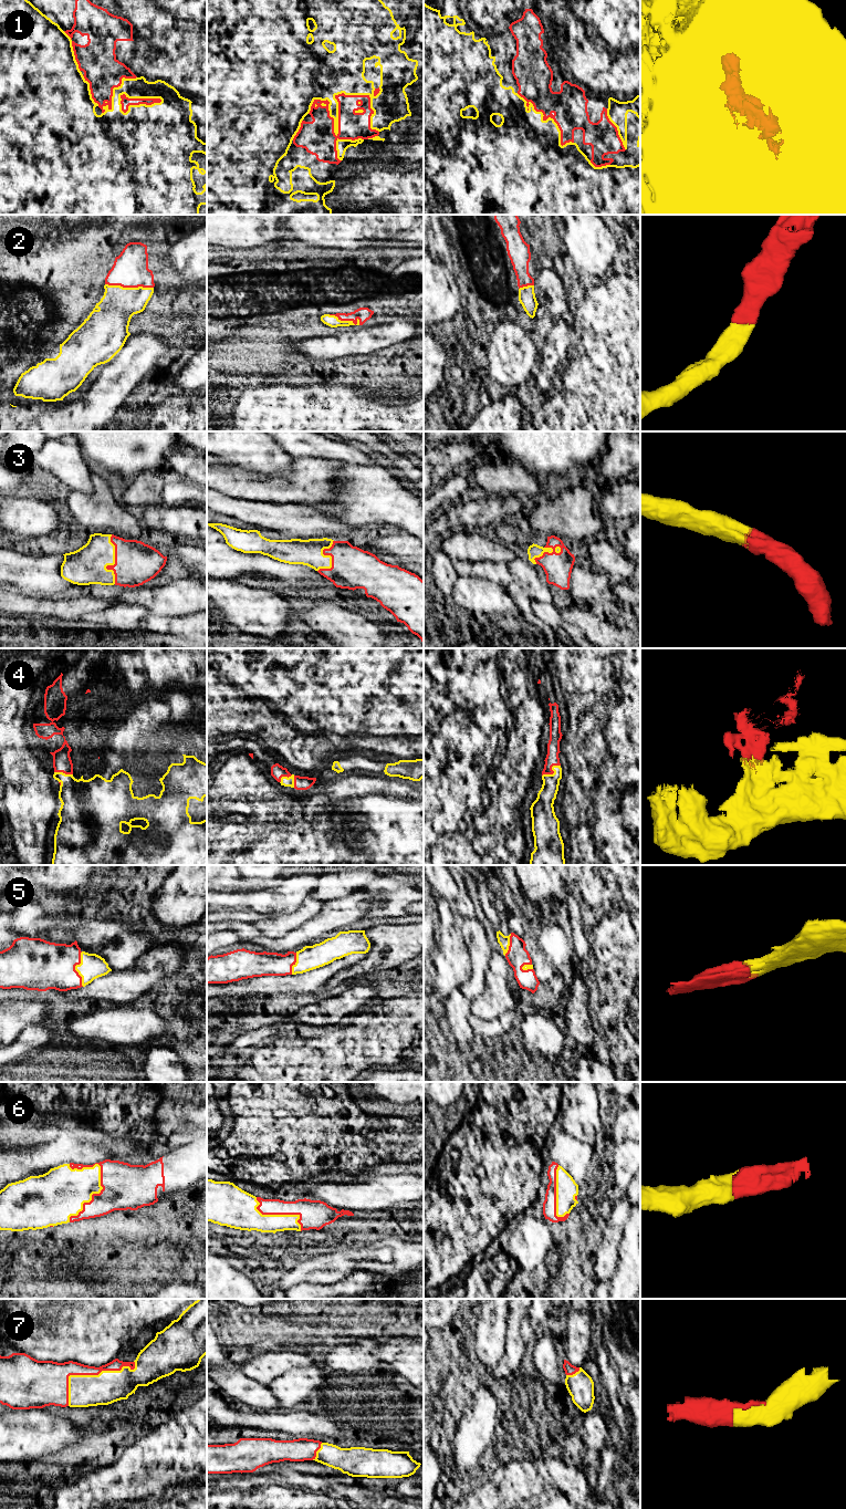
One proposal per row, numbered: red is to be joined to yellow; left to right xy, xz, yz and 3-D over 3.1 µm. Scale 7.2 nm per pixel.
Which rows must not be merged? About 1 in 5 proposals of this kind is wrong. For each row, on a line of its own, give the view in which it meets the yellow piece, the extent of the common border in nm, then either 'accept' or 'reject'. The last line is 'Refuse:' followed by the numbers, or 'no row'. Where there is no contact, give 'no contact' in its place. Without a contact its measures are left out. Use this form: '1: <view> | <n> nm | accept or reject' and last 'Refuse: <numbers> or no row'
1: xz | 550 nm | accept
2: xy | 360 nm | accept
3: xy | 360 nm | accept
4: xz | 130 nm | accept
5: xy | 260 nm | accept
6: xy | 480 nm | accept
7: xy | 600 nm | accept
Refuse: no row

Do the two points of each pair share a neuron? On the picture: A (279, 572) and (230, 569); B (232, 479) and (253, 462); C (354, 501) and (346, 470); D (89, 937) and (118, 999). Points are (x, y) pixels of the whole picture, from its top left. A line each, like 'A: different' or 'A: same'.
A: same
B: different
C: same
D: different

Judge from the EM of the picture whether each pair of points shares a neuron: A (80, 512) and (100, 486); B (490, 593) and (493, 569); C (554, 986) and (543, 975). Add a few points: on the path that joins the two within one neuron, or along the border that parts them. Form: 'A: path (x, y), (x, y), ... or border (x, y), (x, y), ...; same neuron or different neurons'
A: path (86, 506), (100, 492); same neuron
B: border (466, 575), (495, 581), (511, 597); different neurons
C: border (555, 975), (546, 982), (540, 984); different neurons

